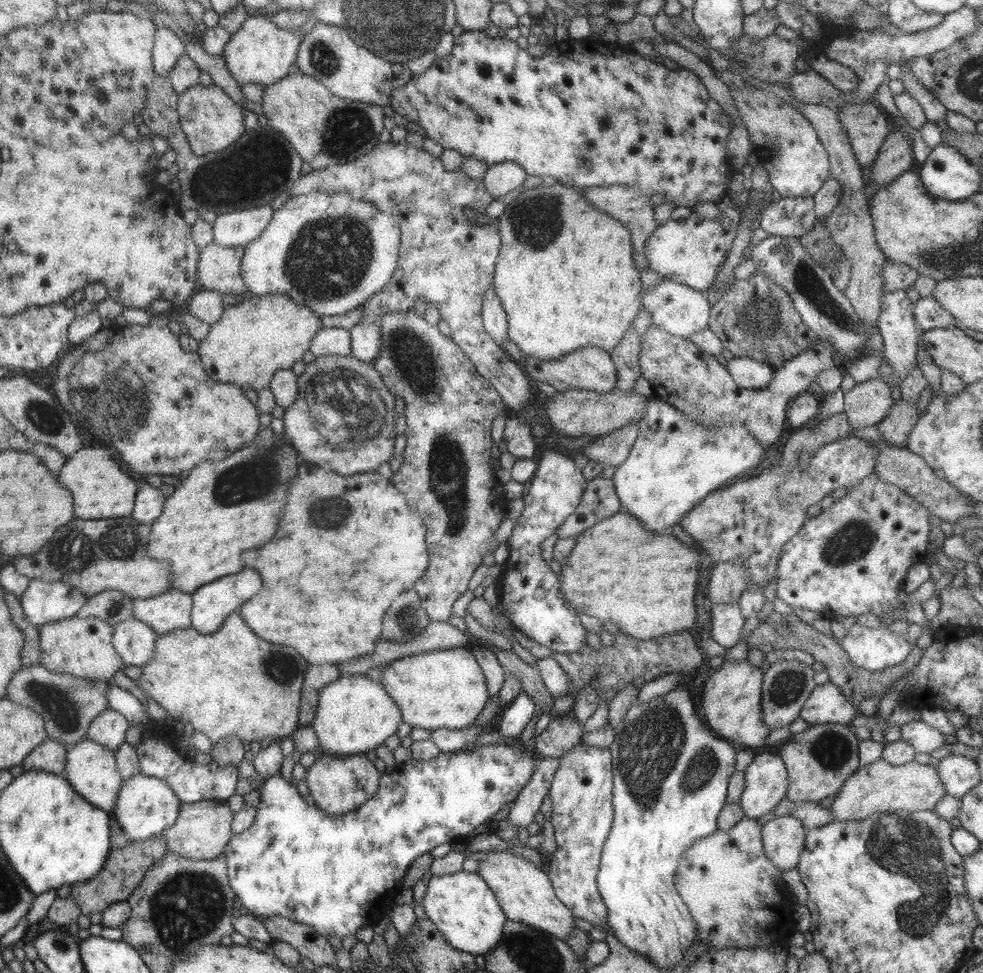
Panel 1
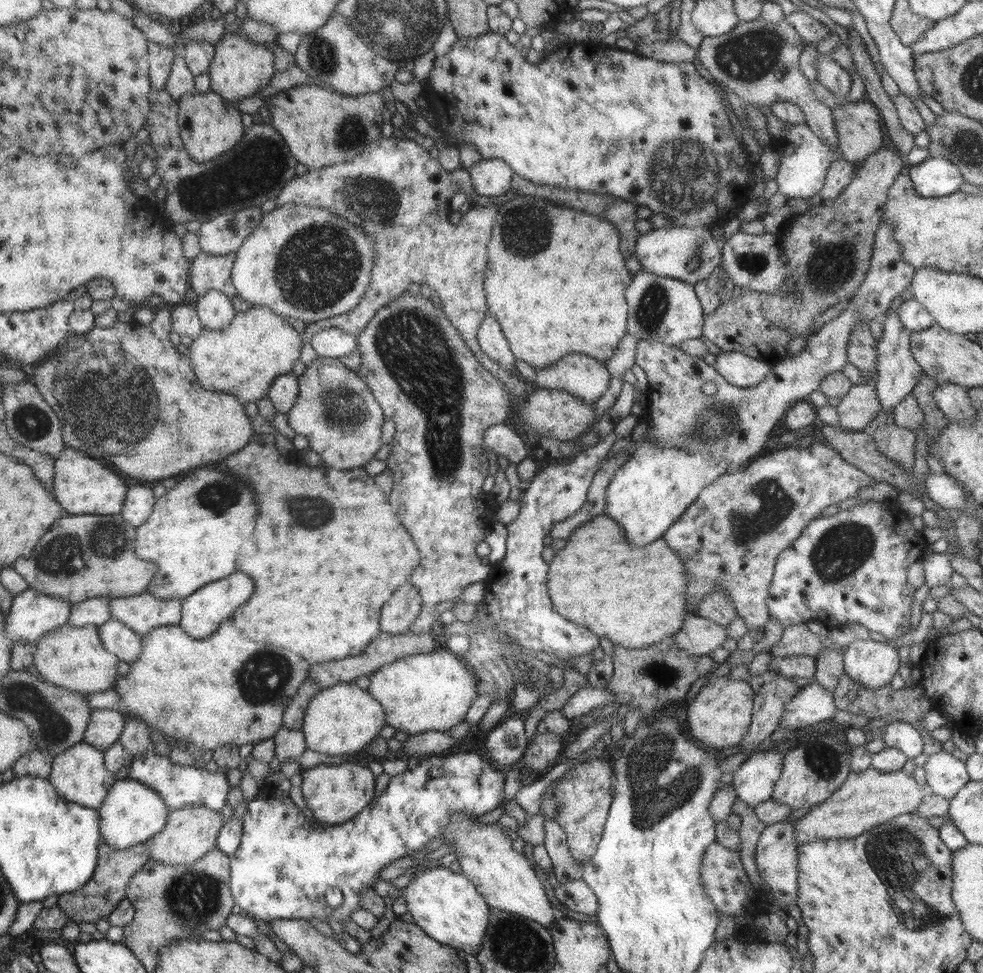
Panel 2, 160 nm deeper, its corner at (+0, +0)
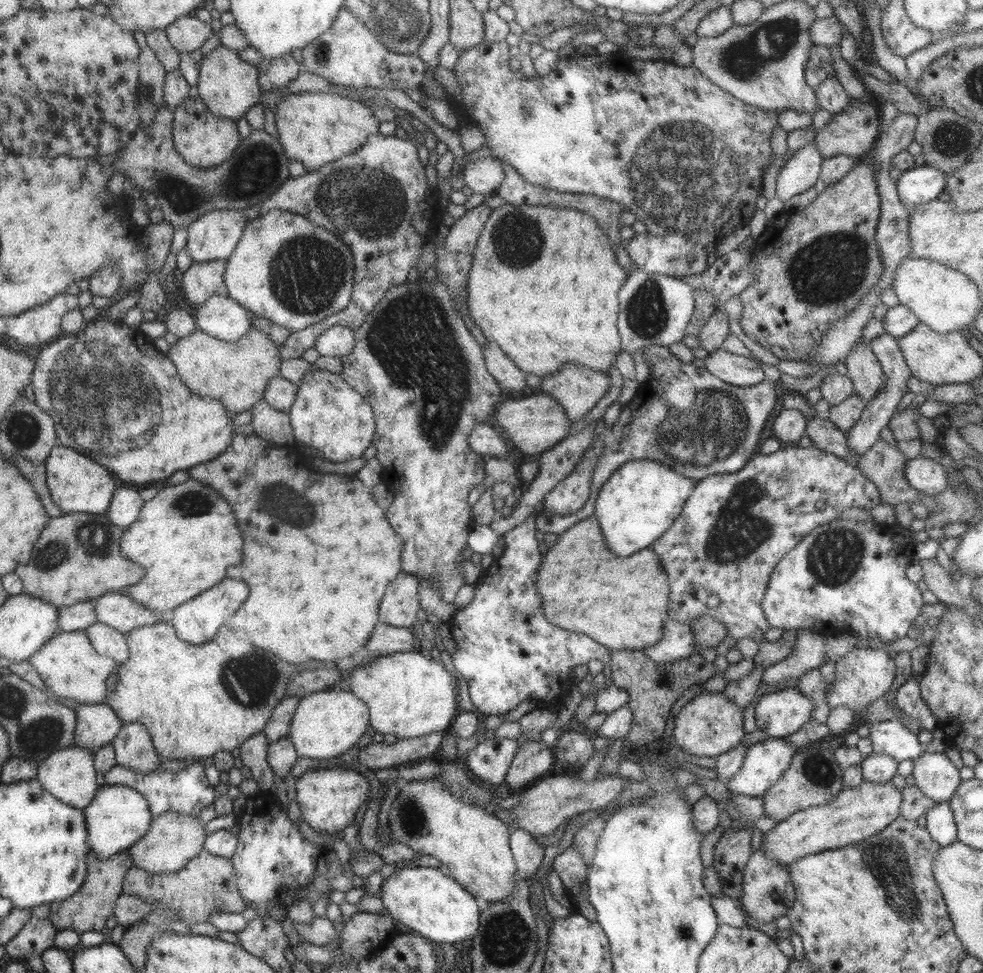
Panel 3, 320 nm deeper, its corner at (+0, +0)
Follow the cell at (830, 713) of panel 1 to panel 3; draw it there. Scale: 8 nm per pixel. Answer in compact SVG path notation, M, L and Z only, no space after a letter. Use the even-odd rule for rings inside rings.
M785 688L759 697L755 705L757 728L769 737L785 738L811 720L813 702L795 688Z

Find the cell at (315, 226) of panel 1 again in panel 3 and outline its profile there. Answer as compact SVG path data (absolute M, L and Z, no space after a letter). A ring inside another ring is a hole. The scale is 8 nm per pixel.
M276 208L250 220L234 254L225 261L227 268L223 280L229 296L250 312L256 313L256 316L283 326L291 333L322 322L328 316L342 311L351 302L355 284L355 263L351 249L332 232L314 226L311 220L299 213Z

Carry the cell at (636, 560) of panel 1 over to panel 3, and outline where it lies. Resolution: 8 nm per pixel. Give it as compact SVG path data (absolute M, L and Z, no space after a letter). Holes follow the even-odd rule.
M594 515L558 535L558 542L539 565L536 591L543 600L543 613L552 624L590 636L611 652L642 651L662 638L670 588L658 555L647 547L630 557L616 557L608 551Z

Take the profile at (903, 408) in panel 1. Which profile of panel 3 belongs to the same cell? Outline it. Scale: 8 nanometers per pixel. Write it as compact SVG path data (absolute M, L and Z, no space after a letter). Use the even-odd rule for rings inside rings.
M878 439L856 462L859 471L879 490L881 502L896 505L900 502L921 502L920 493L904 478L908 458L895 444Z

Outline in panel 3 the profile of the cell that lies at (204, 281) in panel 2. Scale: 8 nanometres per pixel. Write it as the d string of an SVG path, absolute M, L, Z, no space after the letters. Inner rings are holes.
M225 260L193 262L179 280L180 290L196 307L202 306L214 295L228 297L223 280L226 268Z

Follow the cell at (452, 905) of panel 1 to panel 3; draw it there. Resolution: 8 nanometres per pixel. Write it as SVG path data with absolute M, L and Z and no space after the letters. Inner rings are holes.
M405 864L400 871L393 873L389 878L384 879L380 889L380 900L386 908L386 914L397 924L404 924L409 930L421 934L424 938L438 943L446 943L459 946L463 940L471 940L479 933L482 923L483 903L472 893L451 877L444 875L439 868L421 867L416 865L410 867Z

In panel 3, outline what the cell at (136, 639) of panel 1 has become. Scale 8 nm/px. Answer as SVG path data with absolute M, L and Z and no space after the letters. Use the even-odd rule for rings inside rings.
M96 622L84 630L90 637L96 653L108 656L116 660L116 663L124 663L131 656L128 649L126 633L116 630L107 624Z

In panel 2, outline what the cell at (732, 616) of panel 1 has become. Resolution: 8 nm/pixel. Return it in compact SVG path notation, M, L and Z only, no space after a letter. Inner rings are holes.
M688 614L680 630L673 635L676 647L690 656L710 656L728 639L727 626L718 626L707 618Z

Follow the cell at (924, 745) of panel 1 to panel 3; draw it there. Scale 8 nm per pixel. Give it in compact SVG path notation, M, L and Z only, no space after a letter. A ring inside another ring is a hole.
M883 720L869 724L870 742L873 752L887 754L899 763L902 760L914 760L923 752L923 744L918 741L918 734L906 728L900 721Z

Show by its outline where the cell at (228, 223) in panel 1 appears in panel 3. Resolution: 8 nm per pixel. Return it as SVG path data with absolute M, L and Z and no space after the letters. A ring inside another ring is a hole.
M222 209L201 216L187 226L189 257L202 263L230 258L248 222L242 211Z

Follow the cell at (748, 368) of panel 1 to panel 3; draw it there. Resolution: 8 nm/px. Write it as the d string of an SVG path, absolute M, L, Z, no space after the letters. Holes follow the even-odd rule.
M718 349L703 359L705 369L737 387L754 386L768 380L756 360Z

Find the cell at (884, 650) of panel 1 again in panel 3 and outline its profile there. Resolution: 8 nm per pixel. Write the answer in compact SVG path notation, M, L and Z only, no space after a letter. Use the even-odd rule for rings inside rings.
M868 646L854 648L846 657L836 661L834 680L825 694L828 706L830 708L845 706L859 714L889 691L890 685L894 682L895 672L896 664L886 651L873 650Z

